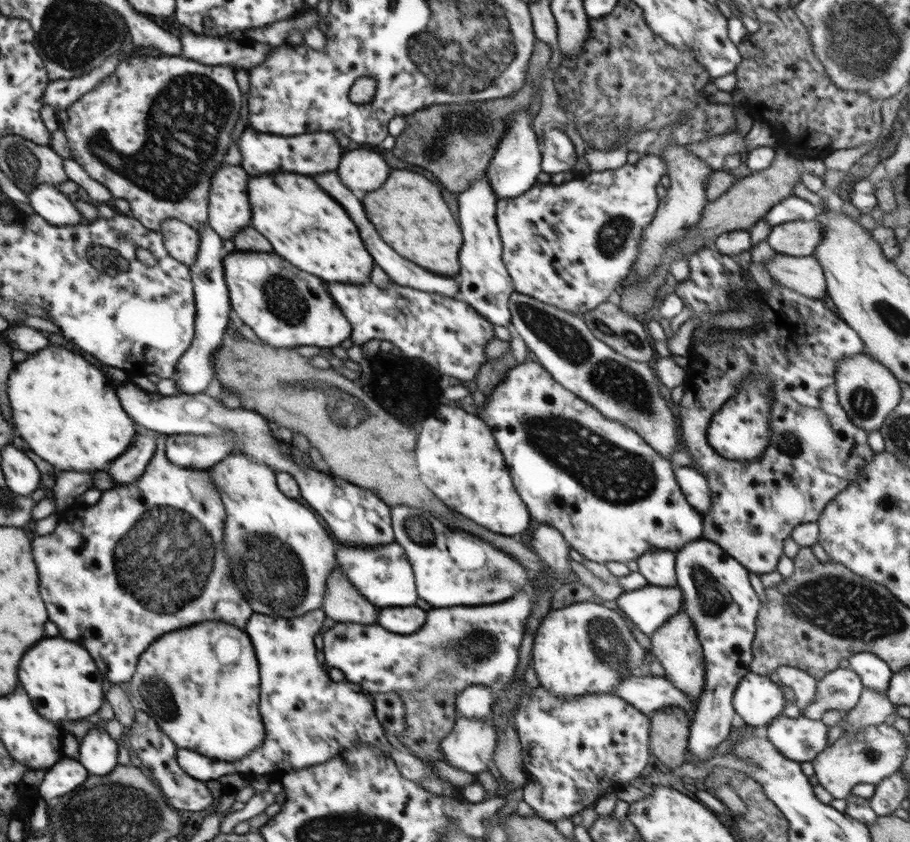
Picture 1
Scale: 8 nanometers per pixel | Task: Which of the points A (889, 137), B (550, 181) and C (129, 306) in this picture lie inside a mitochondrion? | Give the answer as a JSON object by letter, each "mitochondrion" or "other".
{"A":"other","B":"other","C":"other"}

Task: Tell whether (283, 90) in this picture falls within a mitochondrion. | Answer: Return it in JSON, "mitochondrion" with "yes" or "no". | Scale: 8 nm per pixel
{"mitochondrion":"no"}

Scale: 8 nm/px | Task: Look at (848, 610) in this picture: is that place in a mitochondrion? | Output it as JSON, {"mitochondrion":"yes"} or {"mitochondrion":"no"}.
{"mitochondrion":"yes"}

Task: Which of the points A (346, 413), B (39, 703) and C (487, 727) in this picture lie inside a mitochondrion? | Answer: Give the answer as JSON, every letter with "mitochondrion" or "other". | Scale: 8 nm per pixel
{"A":"mitochondrion","B":"other","C":"other"}

